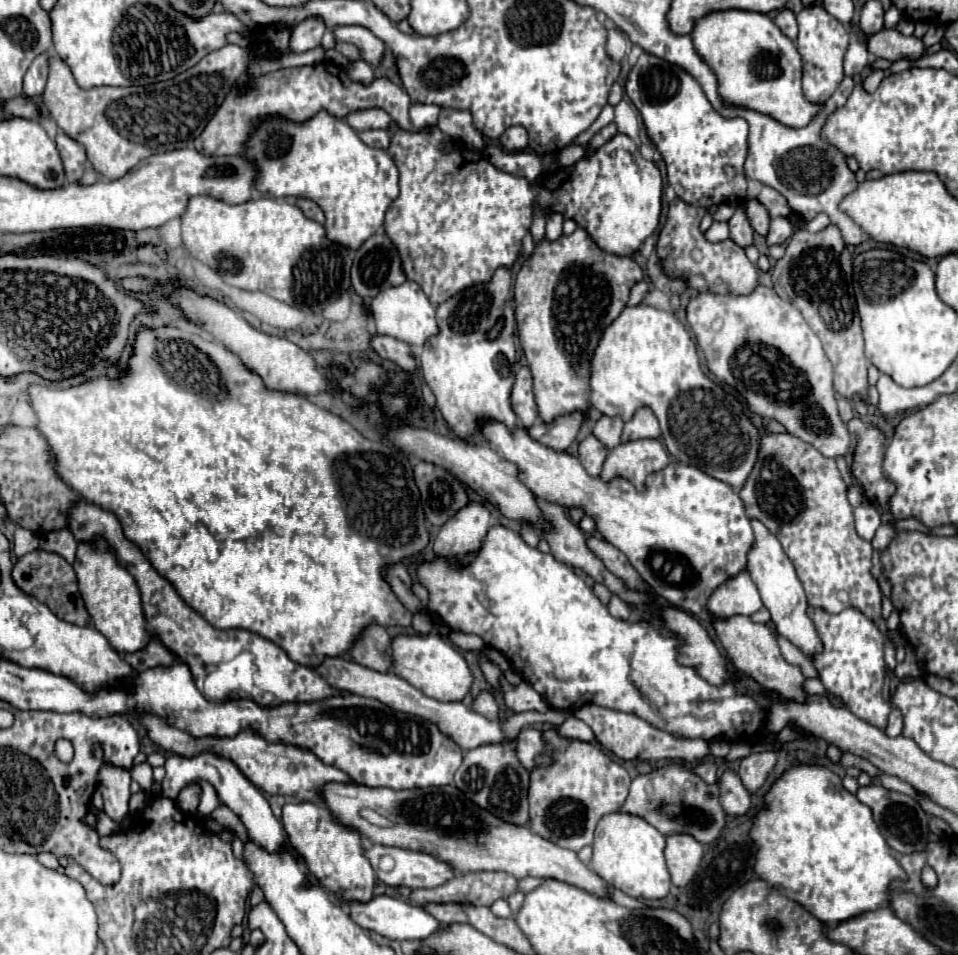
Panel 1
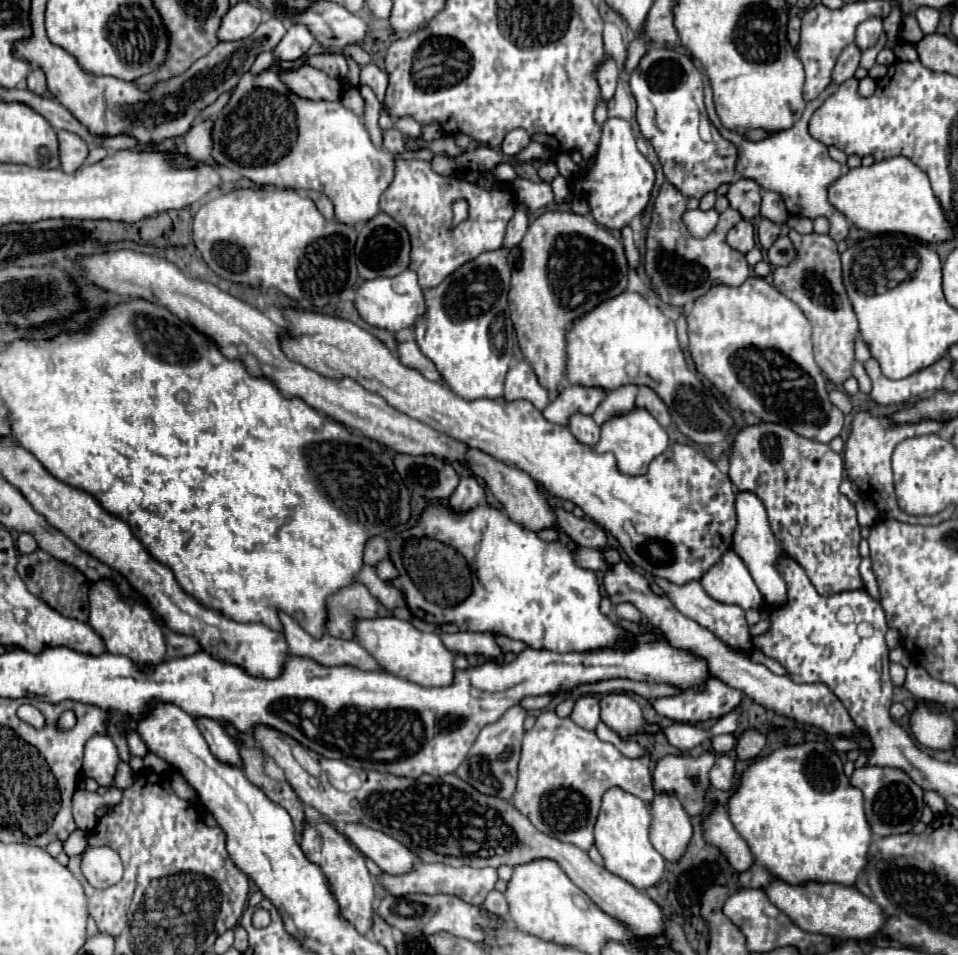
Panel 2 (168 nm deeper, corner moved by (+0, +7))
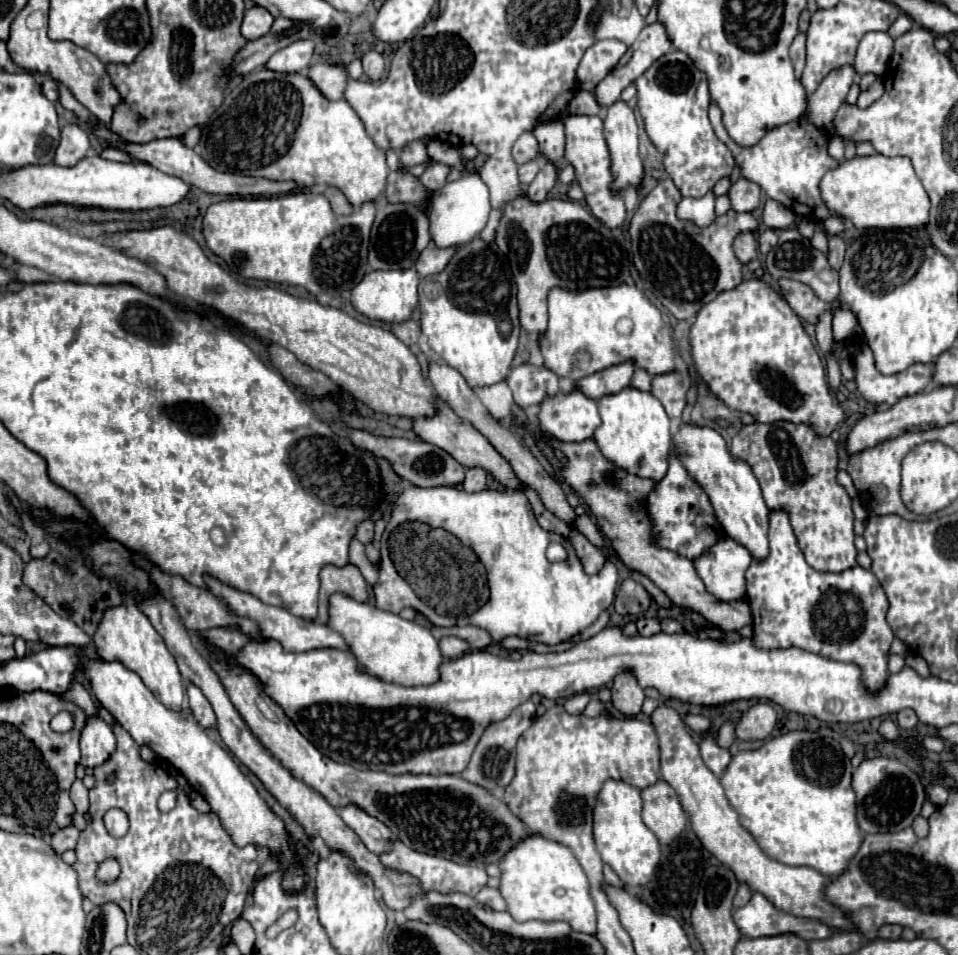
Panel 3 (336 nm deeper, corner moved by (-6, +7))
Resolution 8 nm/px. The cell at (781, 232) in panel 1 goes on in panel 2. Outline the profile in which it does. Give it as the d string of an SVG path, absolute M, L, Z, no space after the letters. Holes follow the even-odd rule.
M762 218L760 228L758 228L762 248L770 248L774 244L774 240L780 236L780 230L782 230L782 226L778 226L776 222L770 222L768 218Z

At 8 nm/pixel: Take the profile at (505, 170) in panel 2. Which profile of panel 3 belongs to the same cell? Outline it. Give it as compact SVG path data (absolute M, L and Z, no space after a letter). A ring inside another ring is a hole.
M539 154L536 160L531 160L530 162L522 164L518 170L520 183L523 185L529 185L546 162L548 162L546 156L544 154Z

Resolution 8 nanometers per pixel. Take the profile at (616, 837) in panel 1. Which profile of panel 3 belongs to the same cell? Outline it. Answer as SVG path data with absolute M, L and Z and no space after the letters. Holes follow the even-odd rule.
M606 780L594 806L594 842L602 860L620 876L626 886L644 886L652 880L660 862L658 838L642 822L640 790L620 780Z

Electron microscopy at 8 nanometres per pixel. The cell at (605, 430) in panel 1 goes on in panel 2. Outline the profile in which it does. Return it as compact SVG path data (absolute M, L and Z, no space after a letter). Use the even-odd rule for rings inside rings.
M622 386L618 390L612 390L606 394L606 398L600 402L598 410L592 414L594 422L598 426L602 426L604 422L608 422L614 416L622 416L628 414L634 408L634 398L636 398L638 386Z

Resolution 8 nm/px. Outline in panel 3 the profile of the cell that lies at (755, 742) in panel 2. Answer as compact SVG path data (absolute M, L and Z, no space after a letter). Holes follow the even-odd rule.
M770 704L750 706L736 724L736 738L740 740L764 740L776 724L776 710Z

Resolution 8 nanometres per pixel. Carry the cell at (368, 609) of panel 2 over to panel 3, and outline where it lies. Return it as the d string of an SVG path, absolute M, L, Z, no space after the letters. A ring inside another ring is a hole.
M324 566L320 570L320 606L318 606L318 624L328 622L328 596L334 592L342 592L358 602L368 600L368 586L358 570L358 566Z

